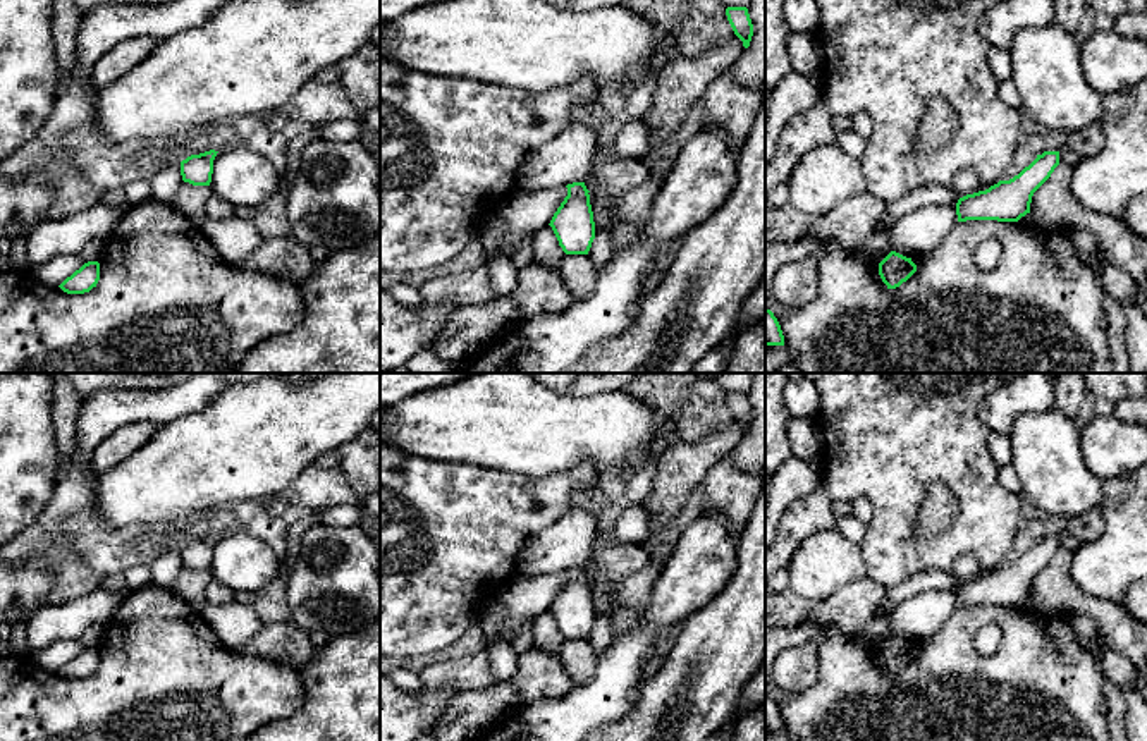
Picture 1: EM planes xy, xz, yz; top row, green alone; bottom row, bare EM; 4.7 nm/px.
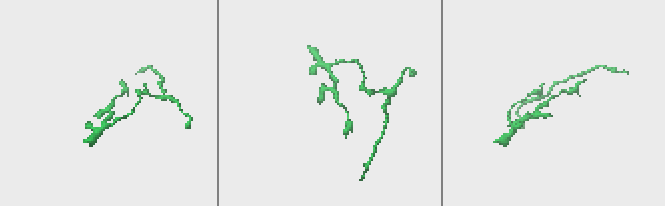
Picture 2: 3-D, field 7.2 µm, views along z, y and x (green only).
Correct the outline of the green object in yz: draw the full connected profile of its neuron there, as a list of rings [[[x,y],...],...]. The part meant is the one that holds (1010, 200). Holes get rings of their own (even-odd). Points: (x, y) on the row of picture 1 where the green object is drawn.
[[[1044,151],[1009,181],[999,181],[985,191],[966,194],[956,203],[958,222],[1018,222],[1030,213],[1034,193],[1059,165],[1059,151]]]

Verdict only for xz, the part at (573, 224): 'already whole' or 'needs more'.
already whole

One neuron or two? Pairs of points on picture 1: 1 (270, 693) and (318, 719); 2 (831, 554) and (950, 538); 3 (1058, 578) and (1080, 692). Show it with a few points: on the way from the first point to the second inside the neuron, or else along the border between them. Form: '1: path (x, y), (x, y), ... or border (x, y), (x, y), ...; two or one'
1: border (300, 669), (305, 702), (289, 716), (267, 722); two
2: border (858, 544), (867, 576); two
3: border (1041, 611), (1063, 612); two

